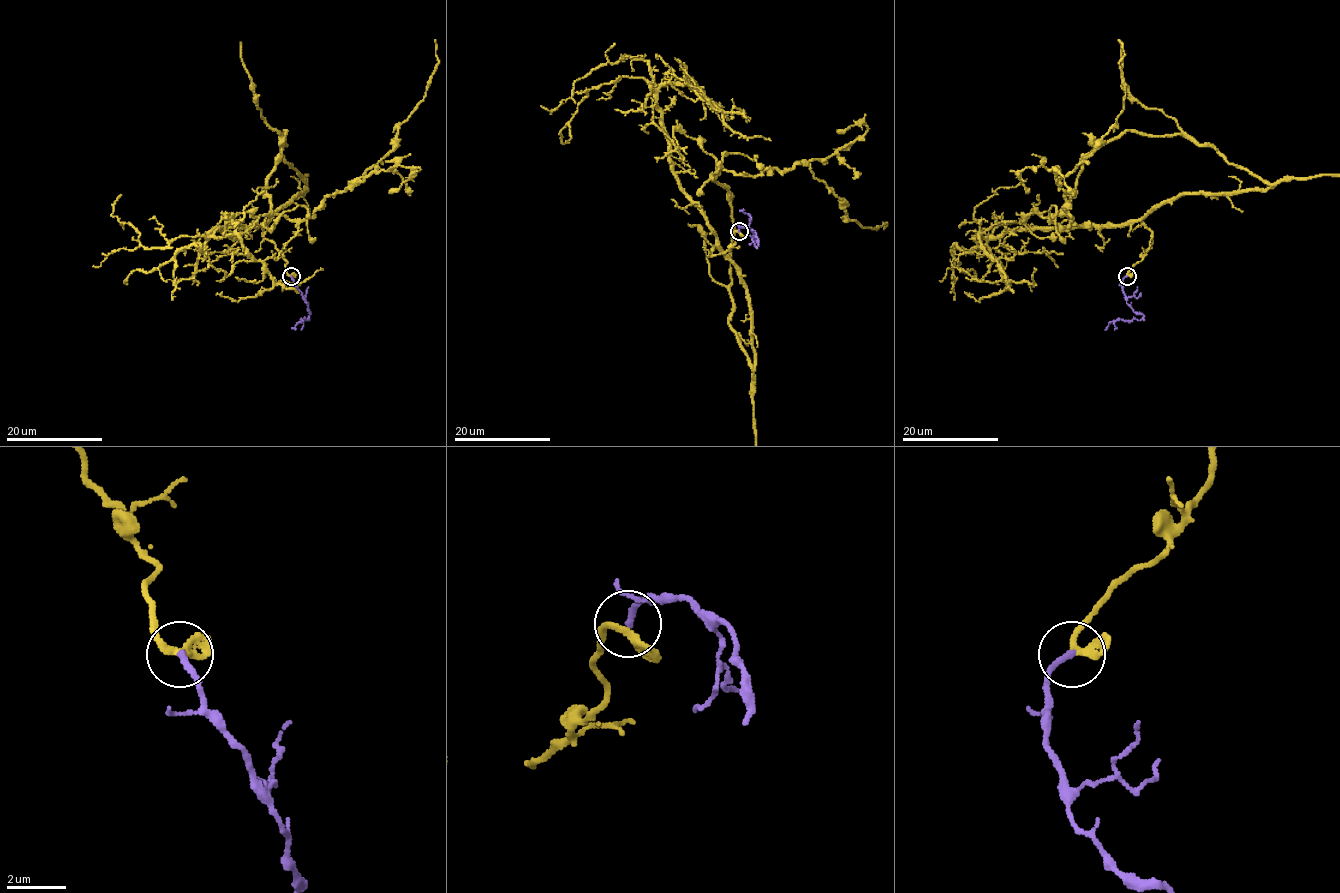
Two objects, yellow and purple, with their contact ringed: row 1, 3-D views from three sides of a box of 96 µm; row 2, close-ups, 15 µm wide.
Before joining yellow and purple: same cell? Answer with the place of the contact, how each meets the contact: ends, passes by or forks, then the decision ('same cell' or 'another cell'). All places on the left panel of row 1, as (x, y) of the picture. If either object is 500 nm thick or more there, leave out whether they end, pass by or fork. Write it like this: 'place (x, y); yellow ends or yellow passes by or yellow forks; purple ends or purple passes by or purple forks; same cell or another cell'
place (291, 276); yellow passes by; purple ends; same cell

